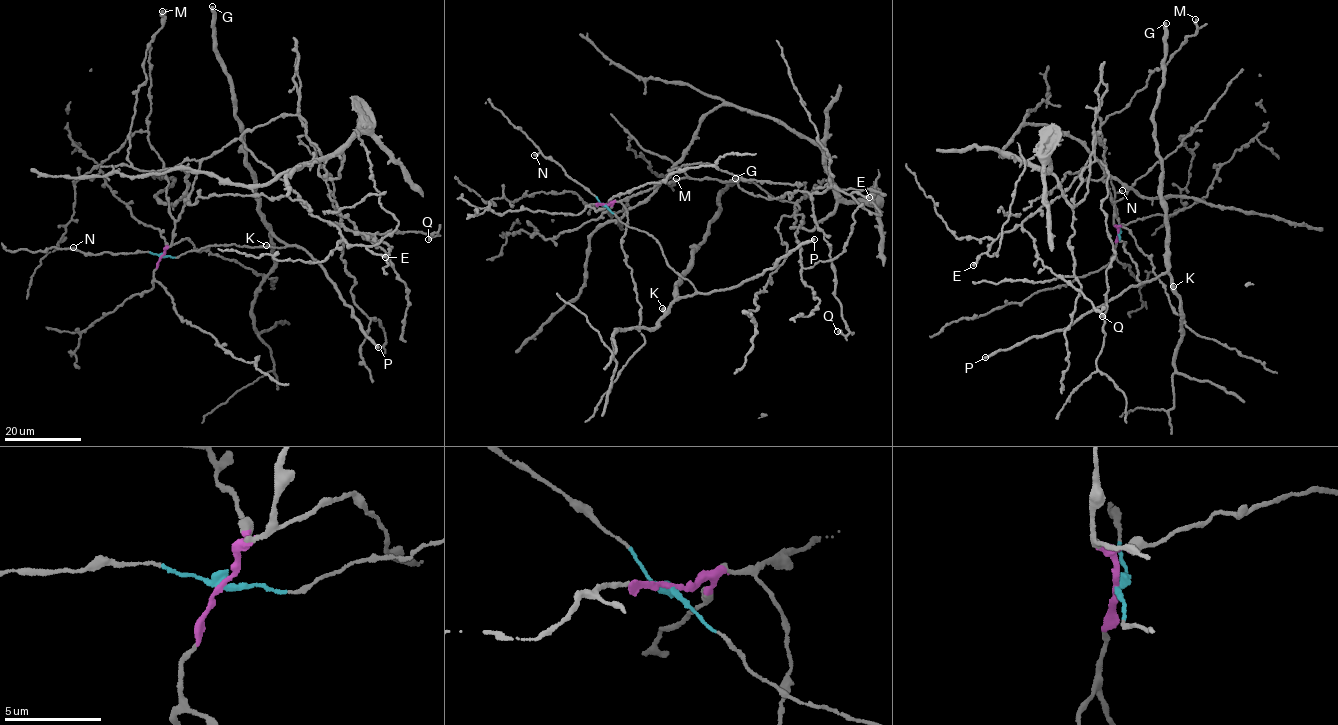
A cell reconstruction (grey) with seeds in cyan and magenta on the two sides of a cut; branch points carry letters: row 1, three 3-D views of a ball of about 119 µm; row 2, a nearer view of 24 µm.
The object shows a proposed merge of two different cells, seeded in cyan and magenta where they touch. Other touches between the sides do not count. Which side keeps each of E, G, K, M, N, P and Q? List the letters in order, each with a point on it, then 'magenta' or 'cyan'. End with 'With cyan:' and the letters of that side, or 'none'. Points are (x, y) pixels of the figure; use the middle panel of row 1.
E: place (869, 197); magenta
G: place (735, 178); cyan
K: place (662, 308); cyan
M: place (676, 178); magenta
N: place (534, 155); cyan
P: place (814, 239); cyan
Q: place (837, 331); magenta
With cyan: G, K, N, P

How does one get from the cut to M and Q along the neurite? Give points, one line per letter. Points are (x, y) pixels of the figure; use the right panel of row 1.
M: (1118, 233), (1114, 203), (1102, 179), (1101, 127), (1195, 33), (1195, 18)
Q: (1118, 233), (1102, 179), (1105, 148), (1097, 138), (1067, 189), (1021, 223), (1044, 266), (1081, 290), (1102, 316)

